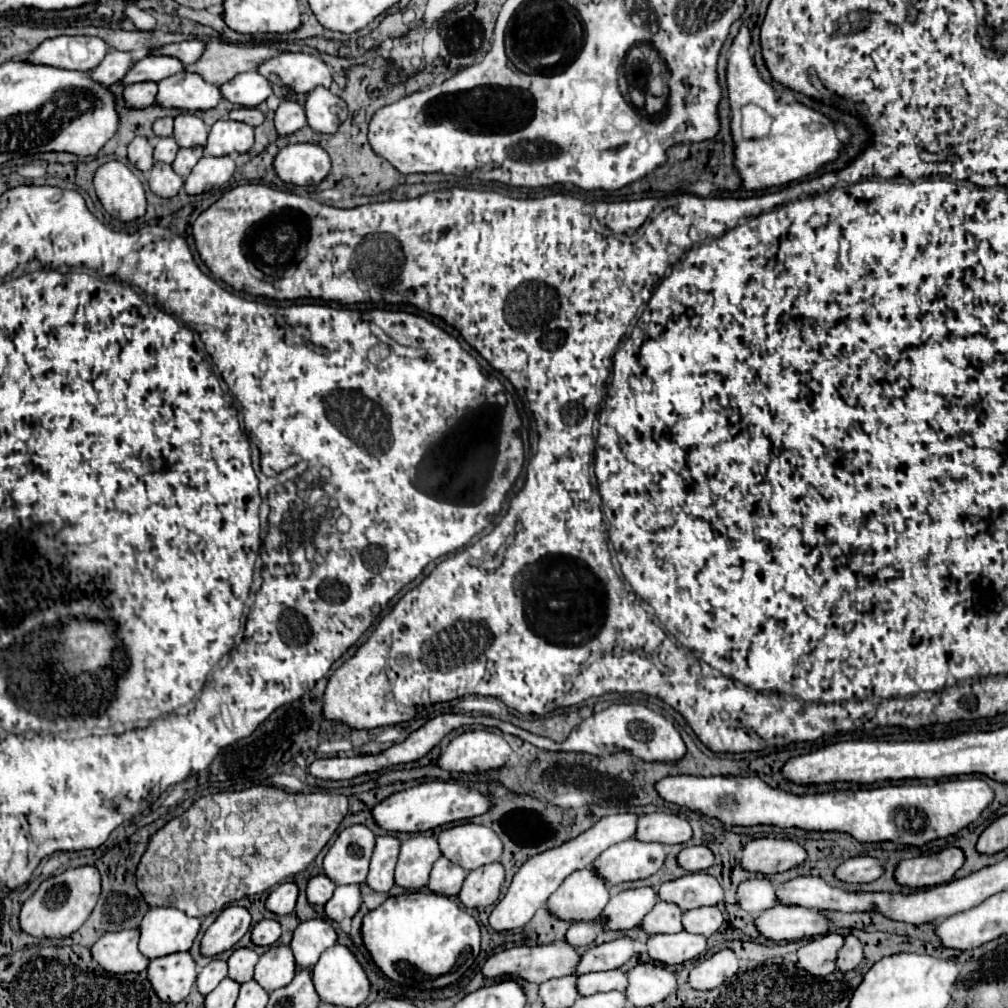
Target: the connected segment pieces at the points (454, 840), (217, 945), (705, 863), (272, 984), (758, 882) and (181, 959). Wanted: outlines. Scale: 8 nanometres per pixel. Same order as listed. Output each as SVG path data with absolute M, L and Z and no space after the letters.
M464 823L440 831L438 845L442 855L466 871L494 863L502 855L498 835L478 823Z
M238 905L226 907L218 915L218 919L206 929L200 943L200 953L204 957L214 957L218 953L232 949L246 935L248 927L250 927L250 913L244 907Z
M698 845L698 847L684 847L678 853L678 865L686 871L704 871L714 863L714 855L708 847Z
M286 945L270 947L258 961L254 969L254 979L266 993L272 993L292 981L296 975L296 961L292 949Z
M750 879L740 883L738 891L736 891L738 903L744 911L748 911L750 915L762 913L764 909L774 907L776 901L776 893L774 893L774 885L766 879Z
M188 951L152 959L146 977L156 995L166 1003L180 1003L196 983L196 963Z

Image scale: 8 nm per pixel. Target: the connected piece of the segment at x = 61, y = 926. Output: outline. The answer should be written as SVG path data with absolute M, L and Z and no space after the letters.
M84 865L76 869L66 869L60 875L48 877L40 883L36 893L24 901L20 911L20 929L32 937L68 937L78 931L80 925L92 913L100 897L100 873L94 865Z

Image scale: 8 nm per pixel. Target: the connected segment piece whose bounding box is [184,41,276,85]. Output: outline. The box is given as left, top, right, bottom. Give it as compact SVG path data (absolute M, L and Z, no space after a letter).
M208 41L206 53L194 65L184 65L184 71L198 73L212 85L224 85L242 71L256 71L258 65L270 59L276 51L266 45L238 45L224 41Z

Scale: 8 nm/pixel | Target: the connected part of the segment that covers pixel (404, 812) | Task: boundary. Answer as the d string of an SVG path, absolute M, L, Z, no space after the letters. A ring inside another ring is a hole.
M426 781L420 785L414 785L410 789L392 793L384 801L380 801L372 809L372 817L378 827L386 831L404 831L404 833L420 833L434 827L440 827L444 823L470 819L486 813L492 807L492 801L478 793L478 791L466 791L464 785L454 781Z

